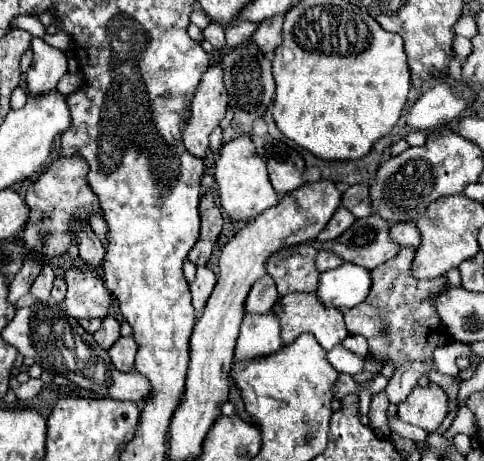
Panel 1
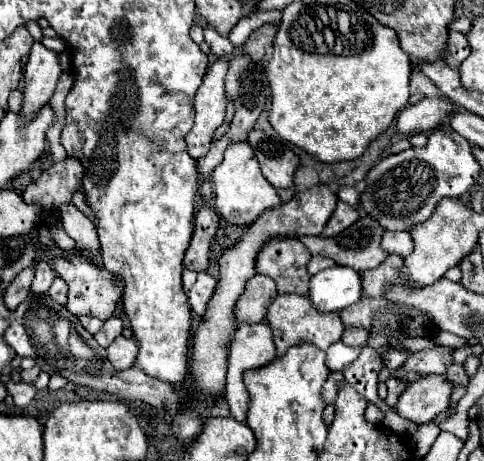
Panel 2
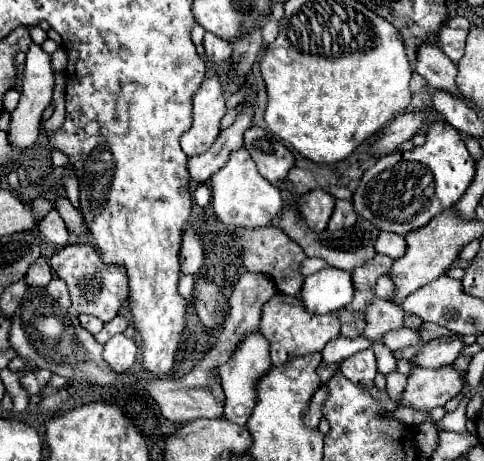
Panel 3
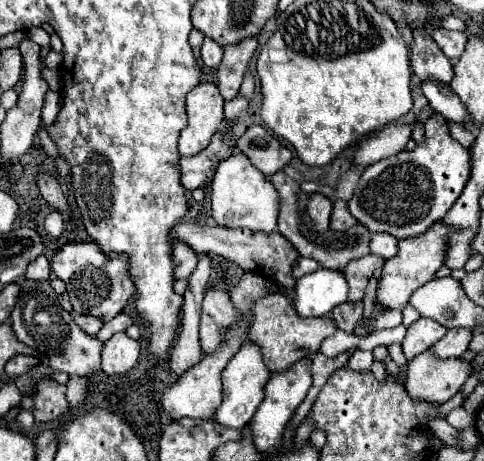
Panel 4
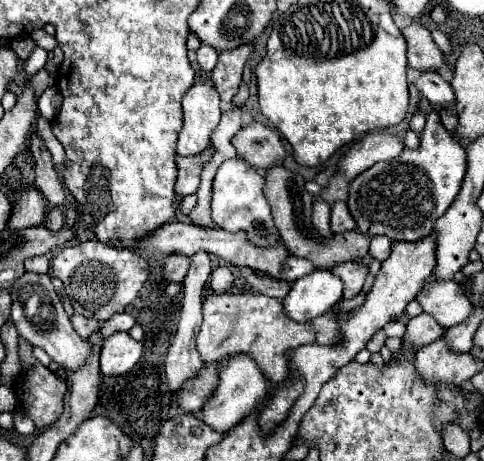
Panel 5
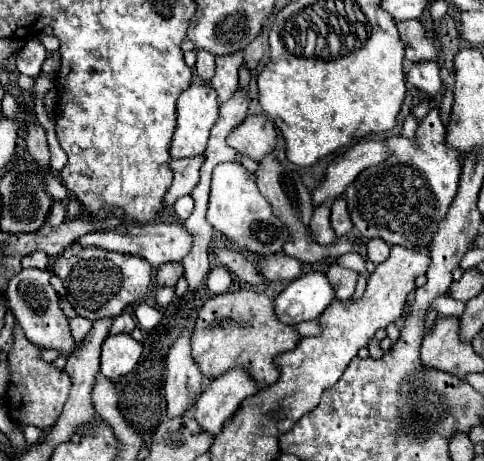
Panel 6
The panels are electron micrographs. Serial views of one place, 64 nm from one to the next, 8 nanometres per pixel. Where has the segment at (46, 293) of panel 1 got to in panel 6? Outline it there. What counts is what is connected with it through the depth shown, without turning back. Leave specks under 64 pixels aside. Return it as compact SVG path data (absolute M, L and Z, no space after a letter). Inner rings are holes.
M34 252L32 256L24 256L22 268L38 268L38 270L46 270L46 268L48 268L48 256L46 256L44 252Z

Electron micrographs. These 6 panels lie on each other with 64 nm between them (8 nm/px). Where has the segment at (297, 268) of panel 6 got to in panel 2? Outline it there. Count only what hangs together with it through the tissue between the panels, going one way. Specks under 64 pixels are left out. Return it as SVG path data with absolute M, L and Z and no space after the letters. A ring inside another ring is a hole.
M312 256L312 260L308 262L308 272L312 274L318 274L320 270L324 268L334 268L336 262L332 258L326 258L326 256Z

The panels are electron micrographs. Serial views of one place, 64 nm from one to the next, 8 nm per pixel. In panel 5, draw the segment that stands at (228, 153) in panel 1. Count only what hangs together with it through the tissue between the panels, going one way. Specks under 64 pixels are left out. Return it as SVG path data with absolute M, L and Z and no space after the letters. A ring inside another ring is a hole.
M236 156L226 160L216 176L214 176L214 186L212 186L212 220L216 226L228 232L238 232L244 230L248 232L252 242L258 242L260 246L276 244L280 240L278 230L274 226L274 216L270 210L270 204L264 194L266 178L258 174L244 158Z

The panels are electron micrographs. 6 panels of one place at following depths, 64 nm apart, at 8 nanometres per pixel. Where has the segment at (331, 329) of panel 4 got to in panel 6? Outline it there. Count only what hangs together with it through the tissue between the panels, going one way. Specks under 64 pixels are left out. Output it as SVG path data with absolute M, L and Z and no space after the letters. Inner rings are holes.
M232 290L212 296L198 314L198 326L192 334L192 356L208 378L216 378L228 368L244 366L260 386L270 386L280 378L274 358L296 348L302 336L290 324L276 318L274 300L252 290Z

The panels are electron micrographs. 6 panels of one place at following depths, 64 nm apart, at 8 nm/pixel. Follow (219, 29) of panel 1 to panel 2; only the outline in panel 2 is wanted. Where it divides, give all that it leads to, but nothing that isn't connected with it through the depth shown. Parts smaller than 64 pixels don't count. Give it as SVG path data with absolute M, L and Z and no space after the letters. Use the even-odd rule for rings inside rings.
M212 26L204 28L204 38L210 44L212 54L216 54L216 56L228 56L234 52L234 46L228 42L228 38L222 36L220 32L216 32L216 28L212 28Z

